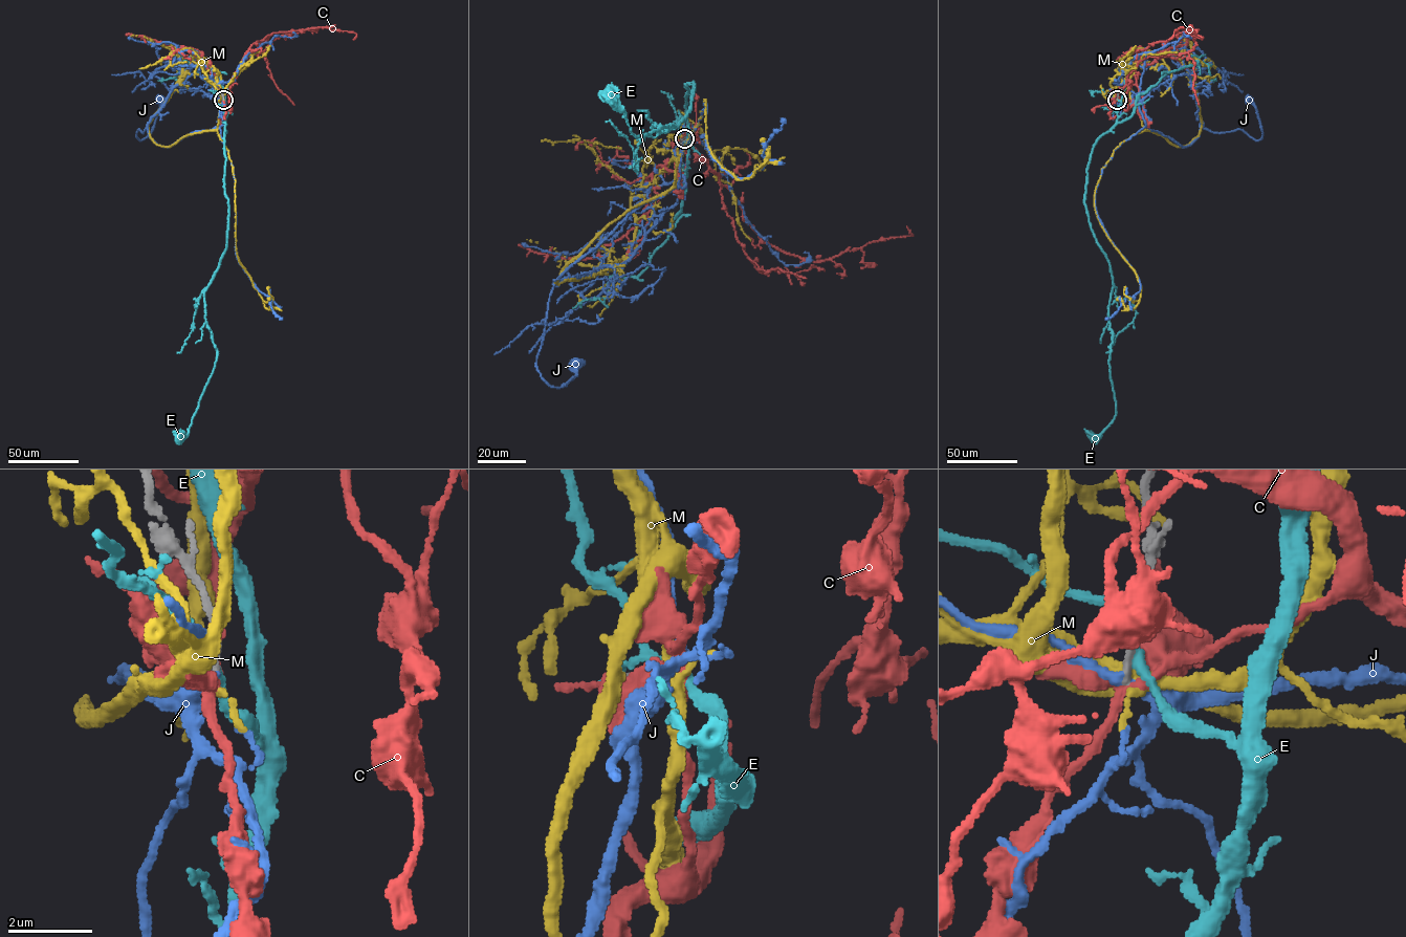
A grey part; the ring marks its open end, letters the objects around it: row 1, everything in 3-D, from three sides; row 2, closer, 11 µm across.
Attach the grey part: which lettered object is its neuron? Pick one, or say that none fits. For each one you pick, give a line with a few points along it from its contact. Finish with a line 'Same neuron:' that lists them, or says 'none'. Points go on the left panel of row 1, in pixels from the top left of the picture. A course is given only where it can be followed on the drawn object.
Same neuron: none

